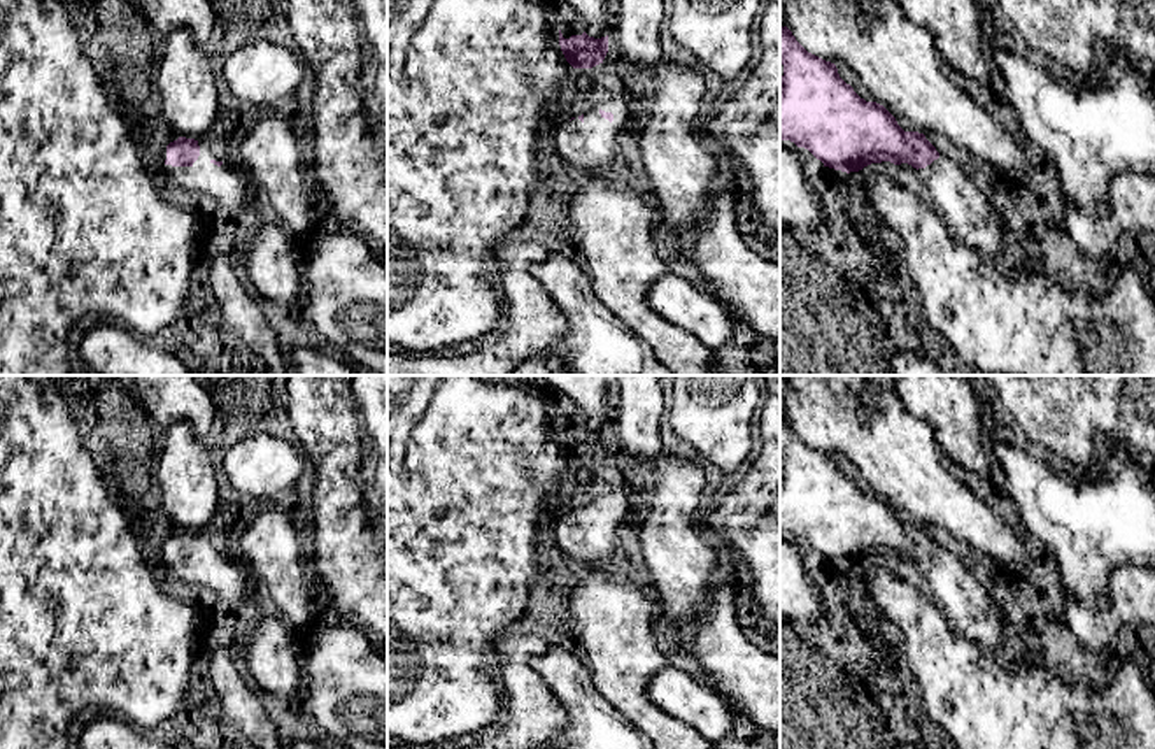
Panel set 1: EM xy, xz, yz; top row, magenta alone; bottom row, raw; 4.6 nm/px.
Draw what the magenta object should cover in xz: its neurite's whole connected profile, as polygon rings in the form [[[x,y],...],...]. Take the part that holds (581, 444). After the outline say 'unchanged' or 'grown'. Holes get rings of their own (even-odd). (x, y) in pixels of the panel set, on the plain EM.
[[[559,423],[559,439],[566,454],[573,461],[592,461],[603,456],[608,446],[608,428],[594,432],[584,424],[582,428],[571,428],[570,432],[564,432]]] | unchanged

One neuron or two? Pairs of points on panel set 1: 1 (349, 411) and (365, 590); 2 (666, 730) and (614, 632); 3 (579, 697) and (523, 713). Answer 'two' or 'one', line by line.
1: one
2: one
3: two

